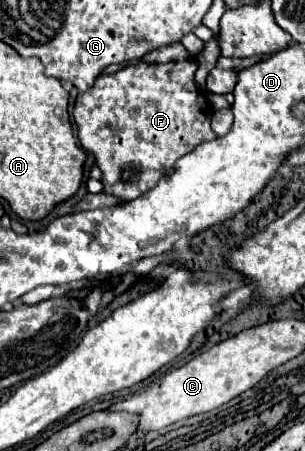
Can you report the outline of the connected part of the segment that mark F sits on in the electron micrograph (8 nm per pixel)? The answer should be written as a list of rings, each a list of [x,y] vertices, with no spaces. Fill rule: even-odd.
[[[194,59],[150,65],[150,63],[136,63],[128,65],[112,75],[100,75],[92,89],[80,93],[74,103],[74,121],[78,127],[78,139],[82,147],[96,157],[96,165],[102,171],[102,185],[104,193],[114,195],[122,201],[132,201],[138,193],[144,193],[156,185],[160,177],[164,177],[178,157],[190,153],[196,145],[204,141],[216,139],[216,133],[210,127],[212,107],[206,101],[204,93],[196,89],[194,73],[198,63]]]

